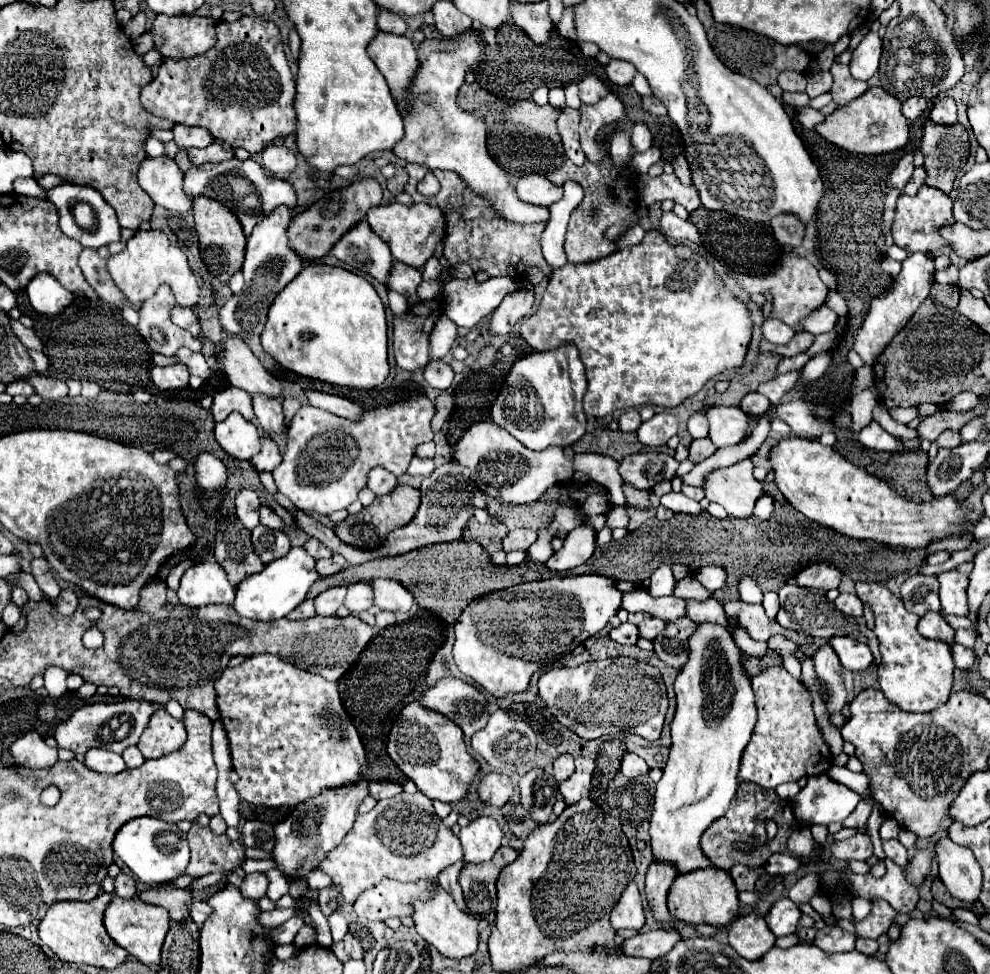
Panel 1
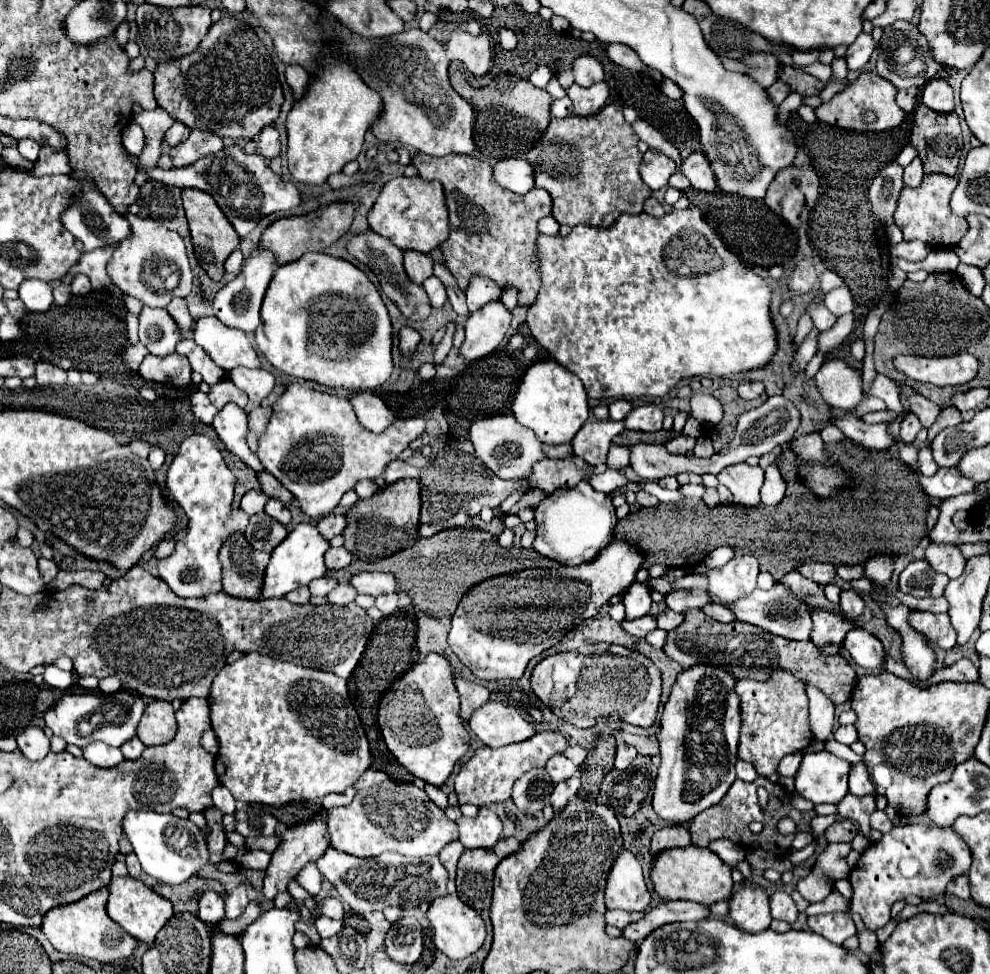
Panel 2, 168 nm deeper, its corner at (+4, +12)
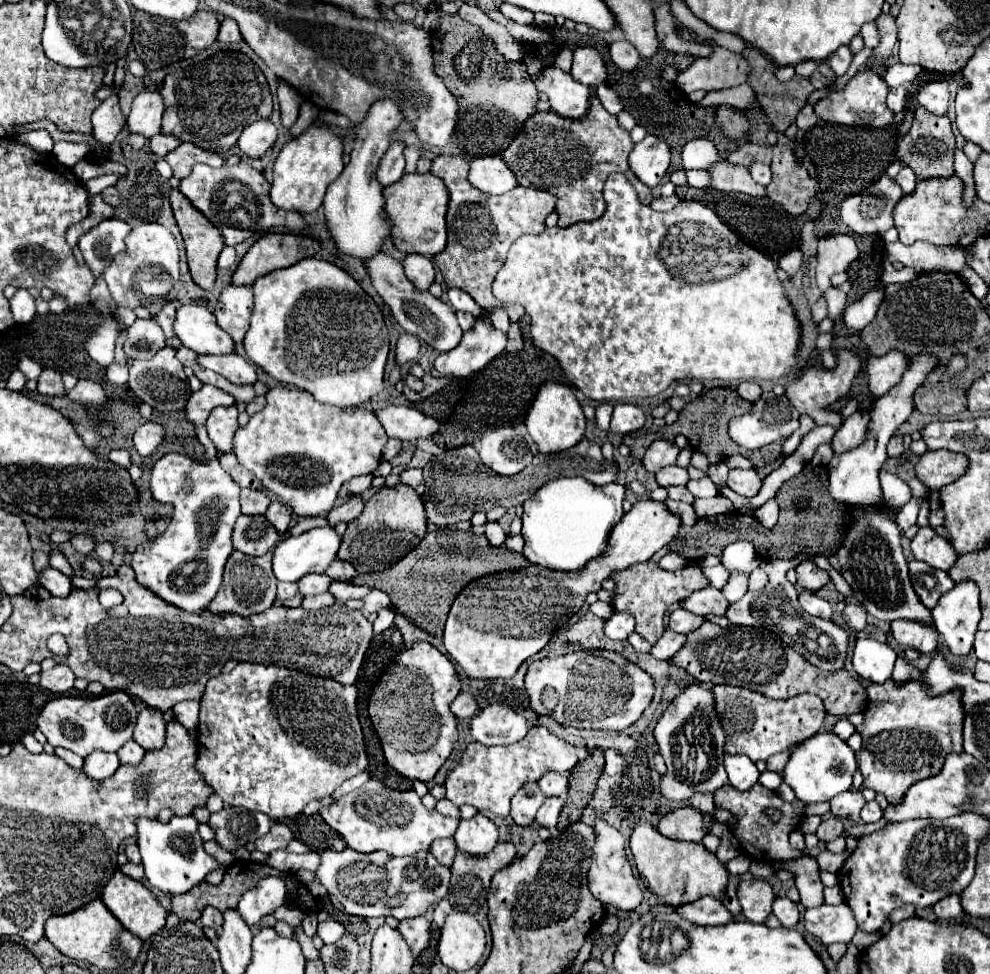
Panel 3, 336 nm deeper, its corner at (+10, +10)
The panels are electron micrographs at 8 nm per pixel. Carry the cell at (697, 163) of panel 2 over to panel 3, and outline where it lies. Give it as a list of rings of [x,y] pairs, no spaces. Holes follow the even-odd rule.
[[[715,164],[711,172],[711,188],[719,190],[719,192],[741,192],[741,194],[749,194],[749,196],[765,196],[767,190],[765,186],[757,184],[749,170],[741,164]]]

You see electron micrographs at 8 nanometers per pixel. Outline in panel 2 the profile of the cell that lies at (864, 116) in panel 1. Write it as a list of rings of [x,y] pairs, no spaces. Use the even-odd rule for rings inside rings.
[[[861,72],[855,82],[851,82],[843,92],[835,94],[829,102],[821,104],[815,108],[817,120],[829,124],[829,126],[839,126],[845,130],[857,130],[857,132],[885,132],[891,128],[897,128],[905,112],[895,104],[895,94],[897,88],[889,84],[885,78],[881,78],[875,72]]]

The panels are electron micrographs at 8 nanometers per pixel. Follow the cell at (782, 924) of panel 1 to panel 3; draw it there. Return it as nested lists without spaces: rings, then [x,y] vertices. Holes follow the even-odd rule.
[[[775,898],[775,902],[773,902],[773,914],[779,918],[779,922],[785,928],[793,928],[799,922],[799,908],[789,898]]]

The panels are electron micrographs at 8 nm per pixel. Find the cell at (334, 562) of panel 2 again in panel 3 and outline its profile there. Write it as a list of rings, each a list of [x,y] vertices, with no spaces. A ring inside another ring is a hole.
[[[335,558],[333,566],[329,566],[329,570],[327,570],[327,576],[331,576],[333,580],[351,580],[351,578],[357,576],[357,572],[349,562]]]

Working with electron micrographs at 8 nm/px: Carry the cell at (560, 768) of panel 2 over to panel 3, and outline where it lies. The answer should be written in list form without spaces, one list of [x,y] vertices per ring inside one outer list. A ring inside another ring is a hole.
[[[553,772],[543,774],[537,784],[545,796],[565,798],[565,794],[567,794],[567,776],[565,774],[553,774]]]

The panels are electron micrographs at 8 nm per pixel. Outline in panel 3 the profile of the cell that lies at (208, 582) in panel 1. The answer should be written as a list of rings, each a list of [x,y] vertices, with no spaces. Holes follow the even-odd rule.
[[[213,452],[209,462],[195,462],[185,454],[165,454],[157,460],[151,472],[153,498],[173,504],[175,512],[163,534],[137,544],[131,556],[137,584],[185,612],[205,610],[221,586],[223,568],[233,552],[229,534],[241,516],[239,490],[239,484],[221,470]]]

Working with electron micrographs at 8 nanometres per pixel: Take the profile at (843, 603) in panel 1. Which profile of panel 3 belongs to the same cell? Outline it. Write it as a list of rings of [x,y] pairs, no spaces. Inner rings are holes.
[[[853,602],[853,604],[847,604],[847,606],[845,606],[845,610],[843,610],[843,620],[847,622],[847,626],[849,626],[851,630],[861,632],[861,630],[865,630],[865,626],[867,626],[867,612],[865,612],[865,608],[863,608],[861,604]]]

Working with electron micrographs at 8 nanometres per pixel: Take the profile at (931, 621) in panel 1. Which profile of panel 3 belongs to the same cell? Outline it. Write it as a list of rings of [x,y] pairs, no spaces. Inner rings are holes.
[[[891,622],[893,638],[907,648],[915,648],[921,654],[933,654],[937,650],[937,630],[933,626],[921,626],[919,622]]]

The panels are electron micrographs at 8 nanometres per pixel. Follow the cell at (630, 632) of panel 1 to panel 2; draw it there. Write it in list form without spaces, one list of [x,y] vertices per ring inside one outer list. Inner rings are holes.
[[[647,614],[647,616],[637,618],[637,620],[623,620],[623,622],[621,622],[621,628],[623,628],[625,632],[633,634],[633,636],[643,638],[647,632],[651,632],[653,628],[657,628],[657,620],[655,620],[651,614]]]

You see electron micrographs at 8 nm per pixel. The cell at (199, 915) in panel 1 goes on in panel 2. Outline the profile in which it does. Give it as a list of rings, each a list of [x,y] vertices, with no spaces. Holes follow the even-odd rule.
[[[203,892],[199,896],[199,912],[197,916],[207,924],[217,924],[225,918],[225,912],[223,912],[223,898],[217,894],[217,892]]]

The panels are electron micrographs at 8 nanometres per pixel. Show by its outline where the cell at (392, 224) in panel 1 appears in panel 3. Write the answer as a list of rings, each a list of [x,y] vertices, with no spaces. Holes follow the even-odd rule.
[[[405,174],[401,182],[383,188],[385,212],[393,218],[393,242],[403,254],[435,256],[445,250],[447,230],[445,214],[449,204],[449,192],[441,178],[433,174]]]

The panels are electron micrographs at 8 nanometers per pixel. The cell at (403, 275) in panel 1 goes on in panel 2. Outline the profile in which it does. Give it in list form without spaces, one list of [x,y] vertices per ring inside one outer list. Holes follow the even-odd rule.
[[[407,250],[403,256],[405,256],[403,266],[405,266],[405,272],[411,282],[421,284],[425,278],[429,278],[433,274],[433,258],[429,254]]]

